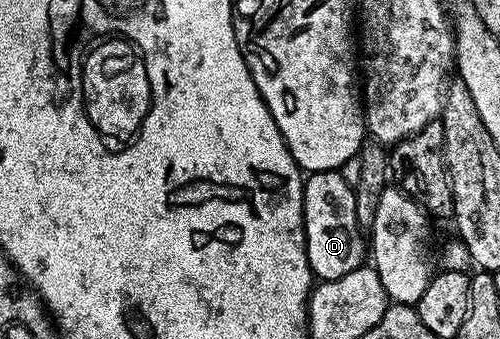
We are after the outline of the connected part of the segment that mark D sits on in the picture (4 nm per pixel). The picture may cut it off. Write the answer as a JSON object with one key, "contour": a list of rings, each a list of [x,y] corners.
{"contour":[[[340,170],[315,171],[305,179],[303,189],[303,213],[305,214],[305,244],[307,245],[307,261],[311,265],[314,276],[318,280],[337,279],[360,267],[367,259],[367,243],[361,234],[363,228],[356,221],[354,184],[342,177]]]}

